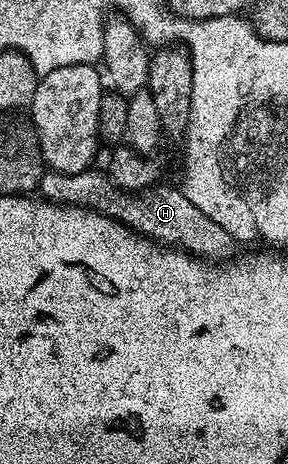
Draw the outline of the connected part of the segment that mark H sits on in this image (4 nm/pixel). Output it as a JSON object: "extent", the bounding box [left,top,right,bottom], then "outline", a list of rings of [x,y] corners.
{"extent":[38,167,237,263],"outline":[[[92,167],[80,173],[44,172],[39,180],[38,192],[46,200],[57,205],[78,205],[80,209],[93,209],[106,213],[113,221],[119,221],[136,233],[150,237],[156,243],[167,247],[178,247],[200,259],[222,263],[234,258],[237,242],[209,215],[197,211],[183,193],[182,188],[170,189],[164,183],[156,184],[142,191],[128,191],[119,188],[106,172],[98,173]]]}

